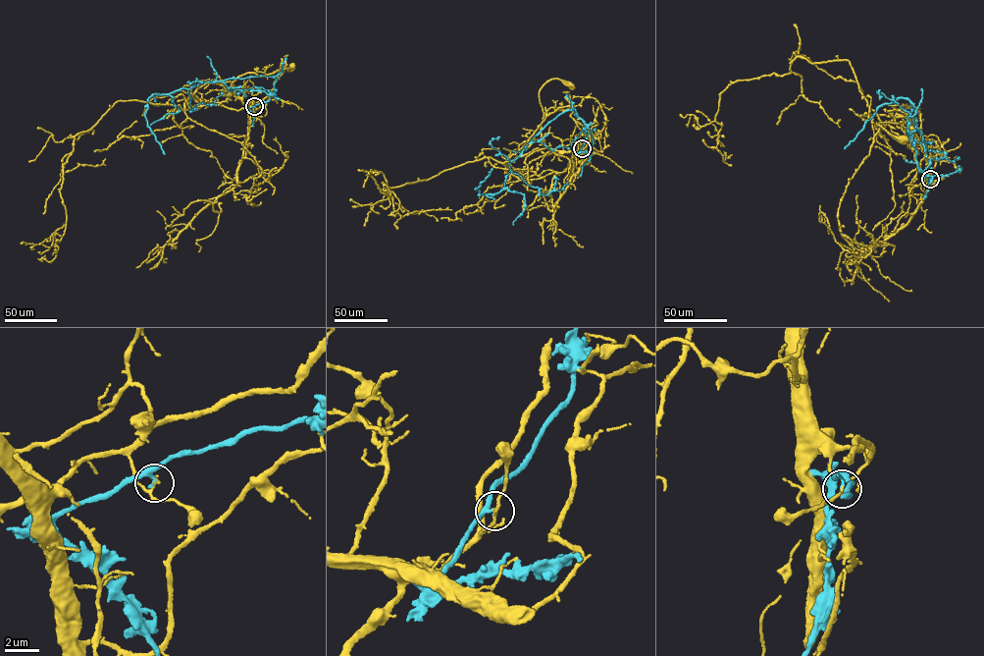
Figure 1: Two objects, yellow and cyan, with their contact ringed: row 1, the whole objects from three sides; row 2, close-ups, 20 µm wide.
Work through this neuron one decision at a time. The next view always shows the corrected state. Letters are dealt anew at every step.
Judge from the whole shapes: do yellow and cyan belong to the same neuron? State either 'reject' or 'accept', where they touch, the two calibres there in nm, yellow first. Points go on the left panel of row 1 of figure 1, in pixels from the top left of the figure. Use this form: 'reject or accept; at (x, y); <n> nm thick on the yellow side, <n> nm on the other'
reject; at (254, 106); 140 nm thick on the yellow side, 200 nm on the other

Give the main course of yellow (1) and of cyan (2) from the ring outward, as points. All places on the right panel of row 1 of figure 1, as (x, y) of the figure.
1: (930, 179), (926, 153), (911, 127), (905, 123), (877, 123), (902, 138)
2: (930, 179), (918, 168), (910, 139), (909, 114), (905, 111), (915, 109), (906, 98), (878, 108), (844, 148)

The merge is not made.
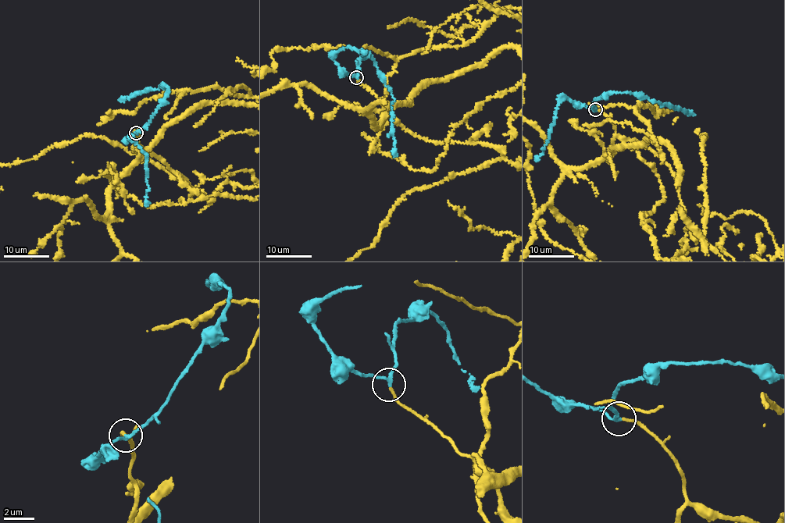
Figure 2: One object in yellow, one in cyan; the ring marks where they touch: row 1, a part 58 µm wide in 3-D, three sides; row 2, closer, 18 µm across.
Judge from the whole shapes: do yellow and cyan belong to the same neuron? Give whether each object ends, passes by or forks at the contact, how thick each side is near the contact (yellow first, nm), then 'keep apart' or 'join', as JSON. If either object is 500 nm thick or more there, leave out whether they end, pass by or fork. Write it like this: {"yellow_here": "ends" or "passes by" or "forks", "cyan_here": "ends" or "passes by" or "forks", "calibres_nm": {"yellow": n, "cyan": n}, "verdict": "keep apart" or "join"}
{"yellow_here": "ends", "cyan_here": "passes by", "calibres_nm": {"yellow": 180, "cyan": 190}, "verdict": "join"}

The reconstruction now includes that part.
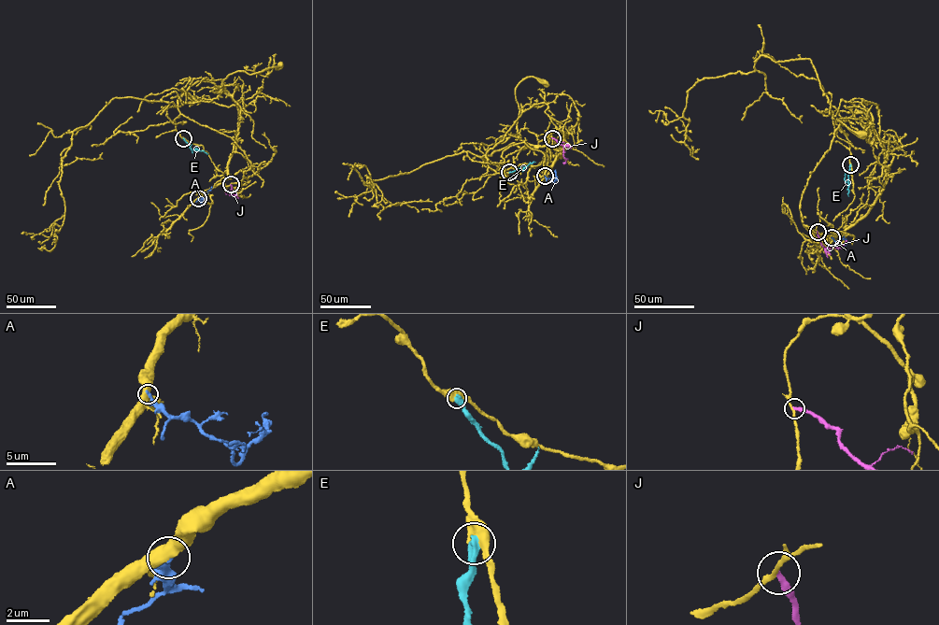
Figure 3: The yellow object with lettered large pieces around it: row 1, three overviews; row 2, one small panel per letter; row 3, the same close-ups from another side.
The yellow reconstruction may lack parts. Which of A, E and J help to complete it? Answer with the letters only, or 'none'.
none

